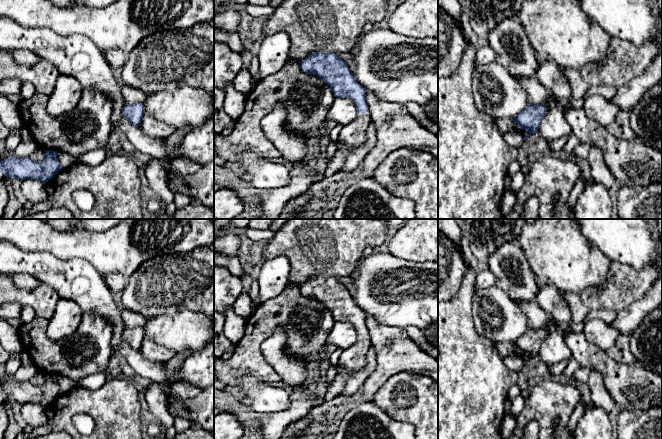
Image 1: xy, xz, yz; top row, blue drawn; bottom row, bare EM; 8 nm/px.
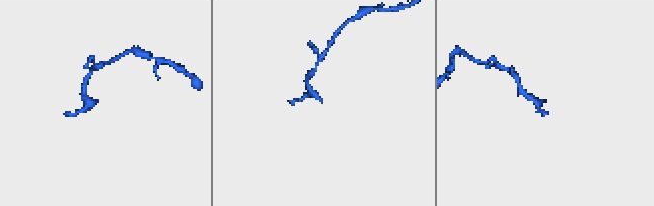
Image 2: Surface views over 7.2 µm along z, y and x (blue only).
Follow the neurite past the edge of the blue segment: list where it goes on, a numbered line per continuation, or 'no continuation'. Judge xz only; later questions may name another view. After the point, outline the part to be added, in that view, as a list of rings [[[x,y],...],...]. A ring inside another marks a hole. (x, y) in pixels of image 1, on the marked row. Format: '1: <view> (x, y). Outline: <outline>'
1: xz (353, 135). Outline: [[[368,112],[356,114],[356,118],[340,132],[338,140],[351,149],[360,147],[366,141],[367,127],[371,122]]]

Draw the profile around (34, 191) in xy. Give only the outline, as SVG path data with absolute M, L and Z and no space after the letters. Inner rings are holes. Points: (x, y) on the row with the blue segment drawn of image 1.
M23 179L20 190L26 201L36 204L46 199L45 182L37 179Z

